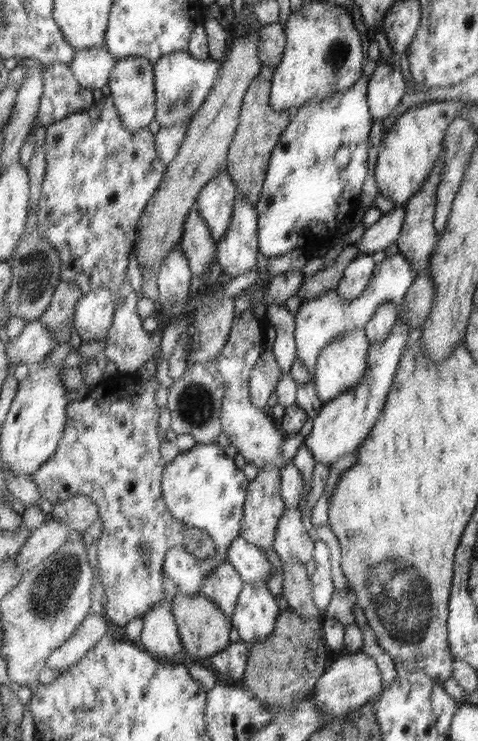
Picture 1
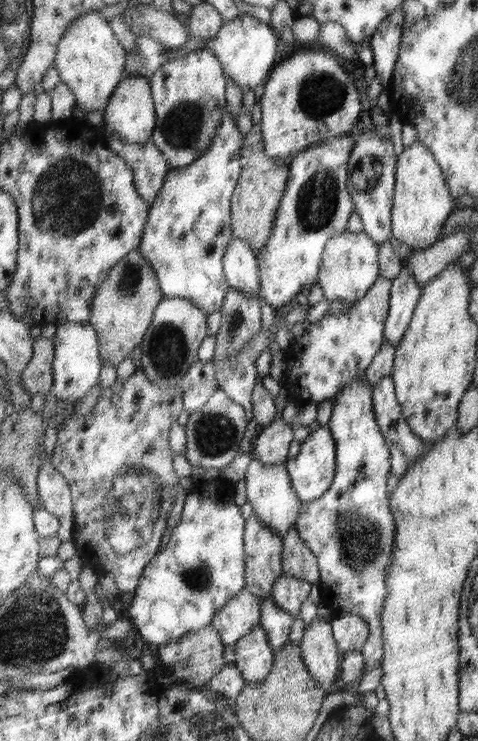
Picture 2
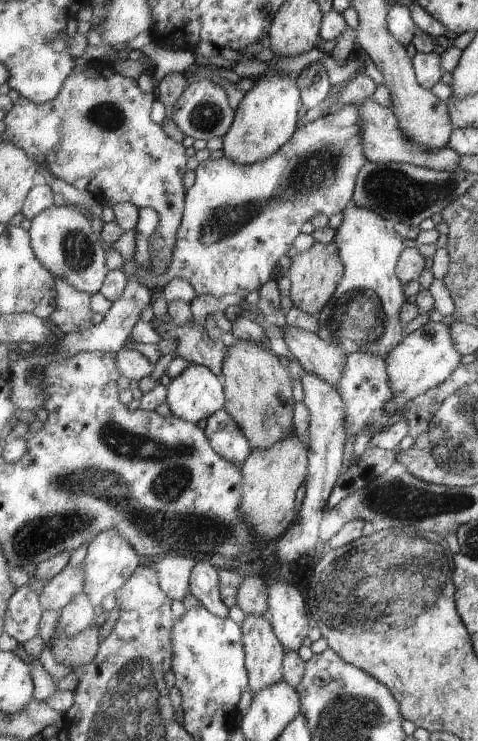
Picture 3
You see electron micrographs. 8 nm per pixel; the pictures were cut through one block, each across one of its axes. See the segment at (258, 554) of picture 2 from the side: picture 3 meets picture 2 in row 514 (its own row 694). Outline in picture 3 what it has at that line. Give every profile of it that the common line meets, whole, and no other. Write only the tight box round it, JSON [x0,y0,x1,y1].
[242,615,287,696]

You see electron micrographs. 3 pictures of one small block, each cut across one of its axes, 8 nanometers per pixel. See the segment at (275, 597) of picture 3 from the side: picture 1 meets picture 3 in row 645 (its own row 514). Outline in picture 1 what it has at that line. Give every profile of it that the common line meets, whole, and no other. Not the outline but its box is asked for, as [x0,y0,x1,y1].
[274,507,315,564]

